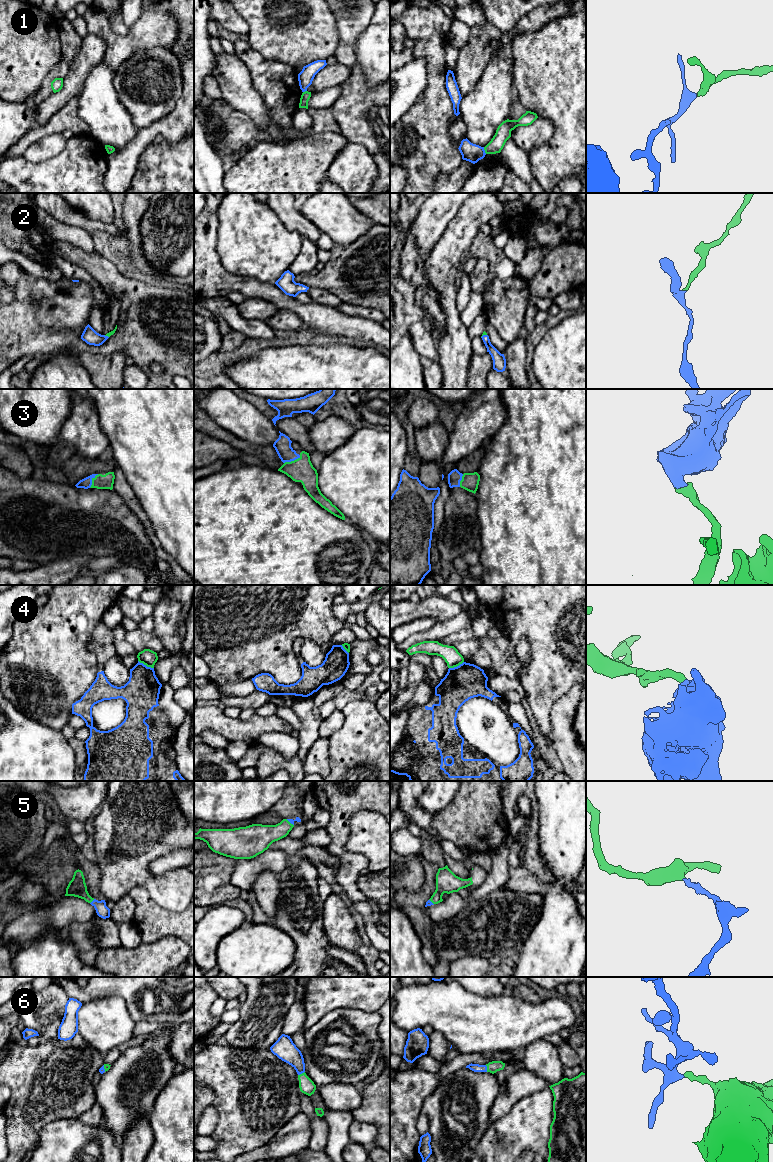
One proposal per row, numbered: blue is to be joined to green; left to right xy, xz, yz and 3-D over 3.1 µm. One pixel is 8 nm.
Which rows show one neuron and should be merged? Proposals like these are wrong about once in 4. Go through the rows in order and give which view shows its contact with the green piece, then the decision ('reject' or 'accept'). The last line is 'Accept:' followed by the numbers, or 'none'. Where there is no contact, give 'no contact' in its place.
1: yz | reject
2: yz | accept
3: xz | accept
4: xy | reject
5: xy | accept
6: xz | accept
Accept: 2, 3, 5, 6

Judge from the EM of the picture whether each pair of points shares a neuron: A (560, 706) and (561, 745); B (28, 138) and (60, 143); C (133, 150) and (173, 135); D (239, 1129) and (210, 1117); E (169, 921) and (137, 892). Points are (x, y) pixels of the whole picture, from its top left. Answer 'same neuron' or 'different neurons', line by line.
A: same neuron
B: different neurons
C: same neuron
D: different neurons
E: same neuron

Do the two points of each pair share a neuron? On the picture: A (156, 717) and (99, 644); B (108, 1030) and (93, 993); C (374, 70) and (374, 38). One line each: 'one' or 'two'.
A: one
B: two
C: one

